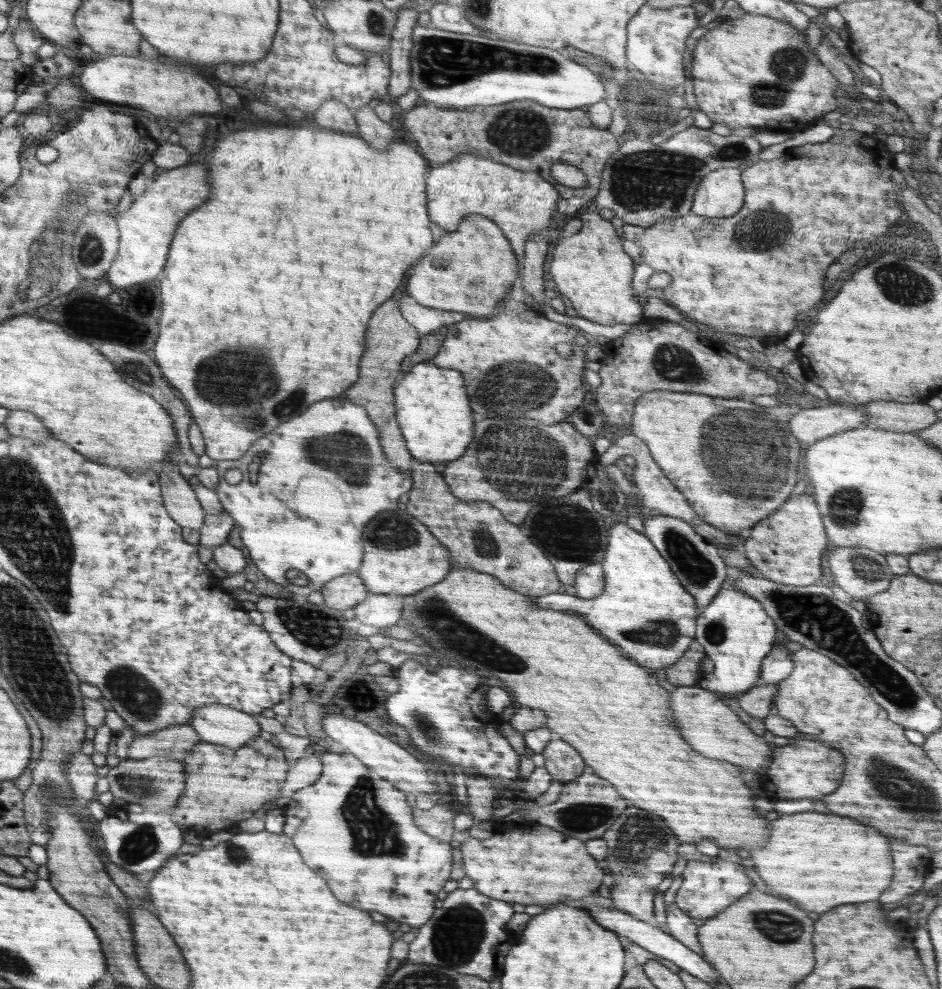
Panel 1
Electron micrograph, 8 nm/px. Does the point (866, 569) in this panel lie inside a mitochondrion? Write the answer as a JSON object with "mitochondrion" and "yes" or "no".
{"mitochondrion":"yes"}

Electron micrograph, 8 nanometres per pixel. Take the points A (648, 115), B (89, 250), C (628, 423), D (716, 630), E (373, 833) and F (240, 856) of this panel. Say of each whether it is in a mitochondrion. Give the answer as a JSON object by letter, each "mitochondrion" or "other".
{"A":"mitochondrion","B":"mitochondrion","C":"other","D":"mitochondrion","E":"mitochondrion","F":"mitochondrion"}

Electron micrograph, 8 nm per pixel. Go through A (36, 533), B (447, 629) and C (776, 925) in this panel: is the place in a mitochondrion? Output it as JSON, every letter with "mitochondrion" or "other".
{"A":"mitochondrion","B":"mitochondrion","C":"mitochondrion"}

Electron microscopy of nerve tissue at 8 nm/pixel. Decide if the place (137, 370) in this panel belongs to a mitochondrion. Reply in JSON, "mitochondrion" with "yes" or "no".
{"mitochondrion":"yes"}

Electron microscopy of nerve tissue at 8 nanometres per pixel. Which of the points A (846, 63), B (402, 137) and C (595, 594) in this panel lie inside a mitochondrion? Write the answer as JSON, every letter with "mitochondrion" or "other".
{"A":"other","B":"other","C":"other"}

